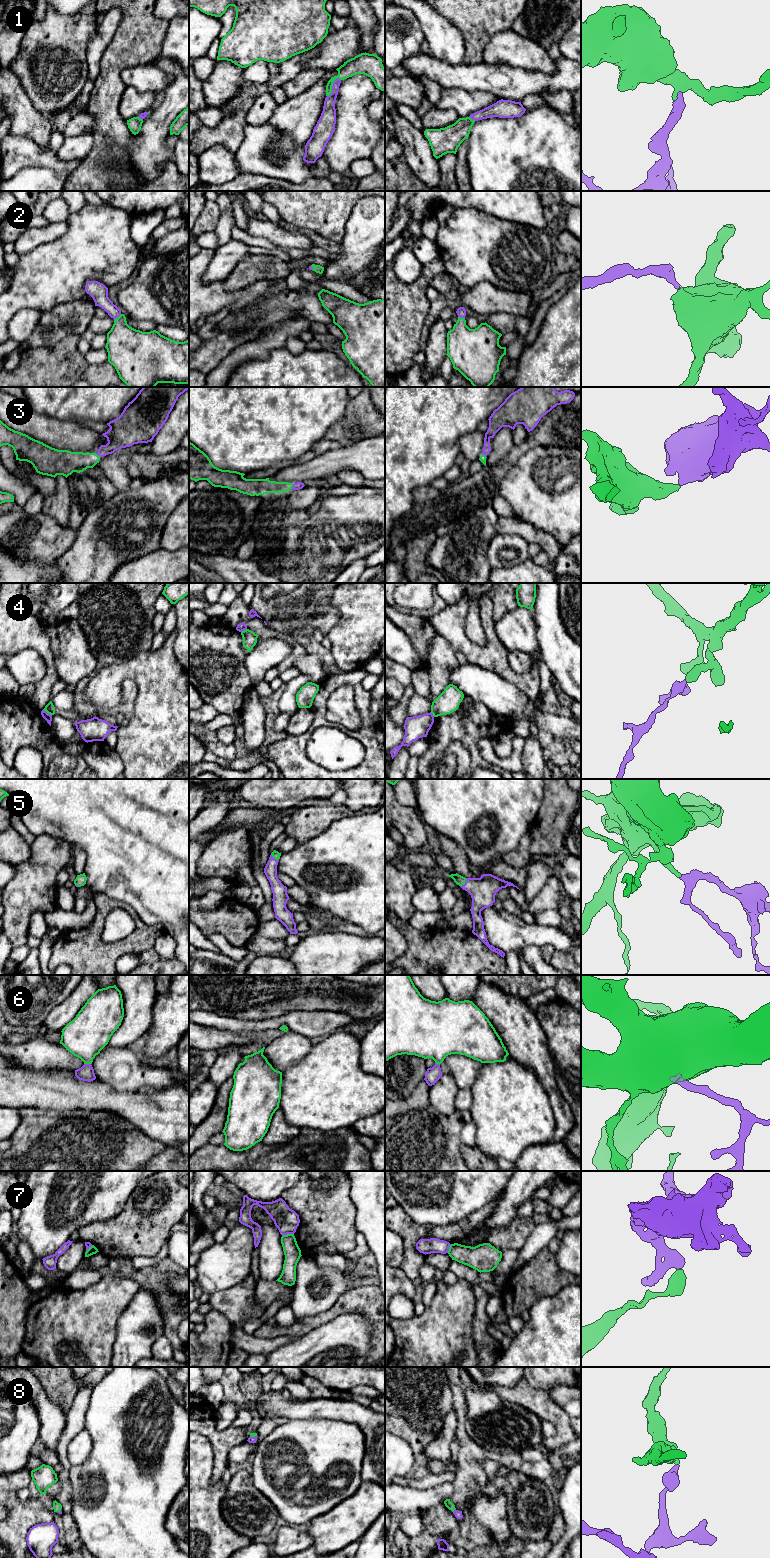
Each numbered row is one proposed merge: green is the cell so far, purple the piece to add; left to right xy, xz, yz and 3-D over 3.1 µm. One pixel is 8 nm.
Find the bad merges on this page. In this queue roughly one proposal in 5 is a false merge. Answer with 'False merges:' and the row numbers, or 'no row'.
False merges: 4, 7

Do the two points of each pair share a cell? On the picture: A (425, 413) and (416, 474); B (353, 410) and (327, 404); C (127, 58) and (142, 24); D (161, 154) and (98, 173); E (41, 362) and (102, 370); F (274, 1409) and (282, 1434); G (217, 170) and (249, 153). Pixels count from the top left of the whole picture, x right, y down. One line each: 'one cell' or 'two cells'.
A: one cell
B: two cells
C: one cell
D: two cells
E: one cell
F: two cells
G: two cells

